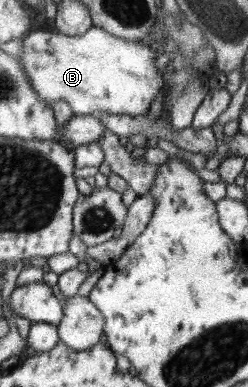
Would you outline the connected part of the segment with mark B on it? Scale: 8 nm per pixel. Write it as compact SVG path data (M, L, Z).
M92 26L79 36L69 36L48 30L36 30L22 38L22 54L20 62L26 69L26 77L30 77L30 85L38 93L45 105L53 106L56 101L66 101L73 115L98 116L98 113L110 115L130 115L130 117L148 114L156 97L166 93L168 82L164 73L156 70L156 56L160 51L153 51L150 45L140 41L123 40L104 29Z

